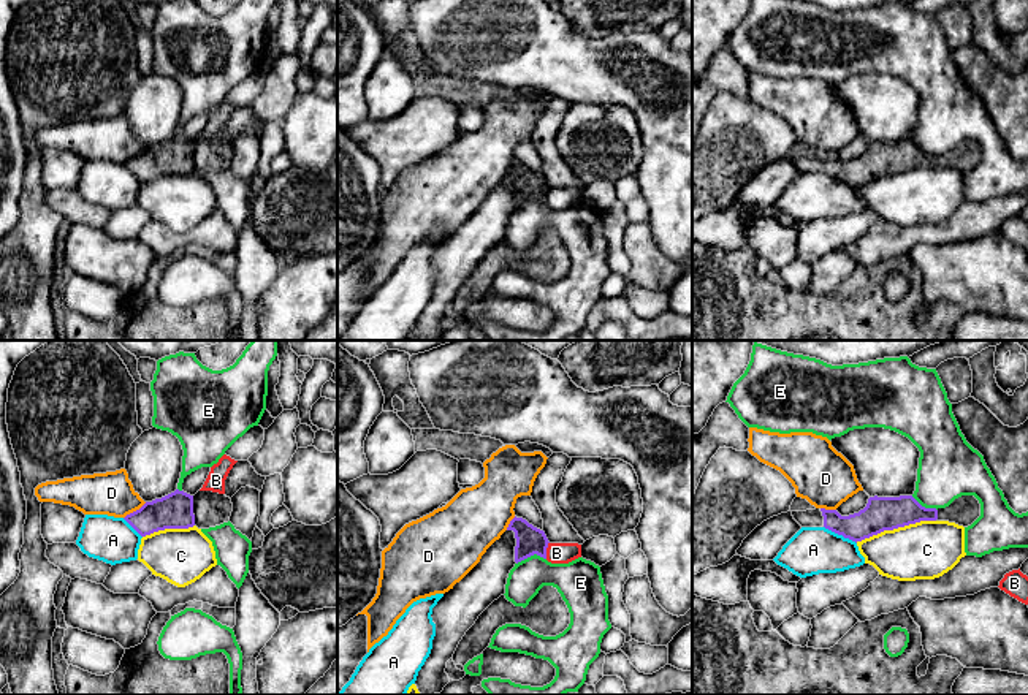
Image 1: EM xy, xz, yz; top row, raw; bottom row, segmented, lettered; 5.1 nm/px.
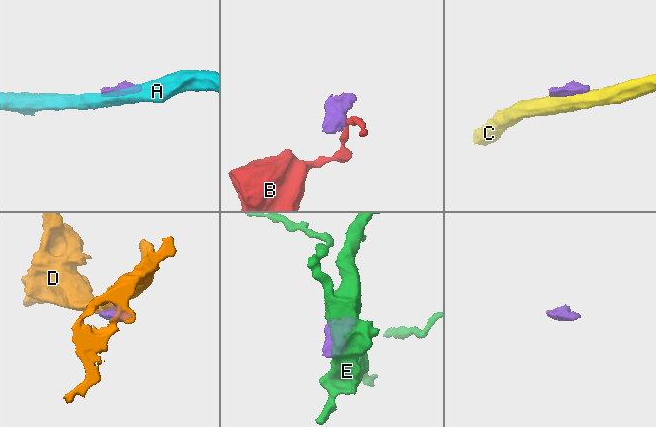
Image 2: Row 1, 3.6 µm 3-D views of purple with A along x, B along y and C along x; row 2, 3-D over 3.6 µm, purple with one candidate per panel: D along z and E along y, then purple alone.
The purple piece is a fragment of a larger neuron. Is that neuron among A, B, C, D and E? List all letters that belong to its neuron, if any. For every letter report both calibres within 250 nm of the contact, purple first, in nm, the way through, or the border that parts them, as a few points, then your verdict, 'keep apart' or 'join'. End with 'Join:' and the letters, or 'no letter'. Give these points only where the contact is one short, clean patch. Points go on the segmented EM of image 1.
A: calibres 180 and 240 nm; keep apart
B: calibres 140 and 110 nm; border xz (548, 542), (545, 558); keep apart
C: calibres 180 and 300 nm; keep apart
D: calibres 180 and 220 nm; keep apart
E: calibres 140 and 180 nm; border xz (545, 558), (531, 554), (517, 564); keep apart
Join: no letter

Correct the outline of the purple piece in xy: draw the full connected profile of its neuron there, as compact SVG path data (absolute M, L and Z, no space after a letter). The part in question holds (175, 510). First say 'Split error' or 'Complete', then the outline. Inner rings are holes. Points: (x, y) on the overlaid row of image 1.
Complete. M174 492L146 502L139 510L124 518L141 537L165 529L188 529L195 526L193 496Z

